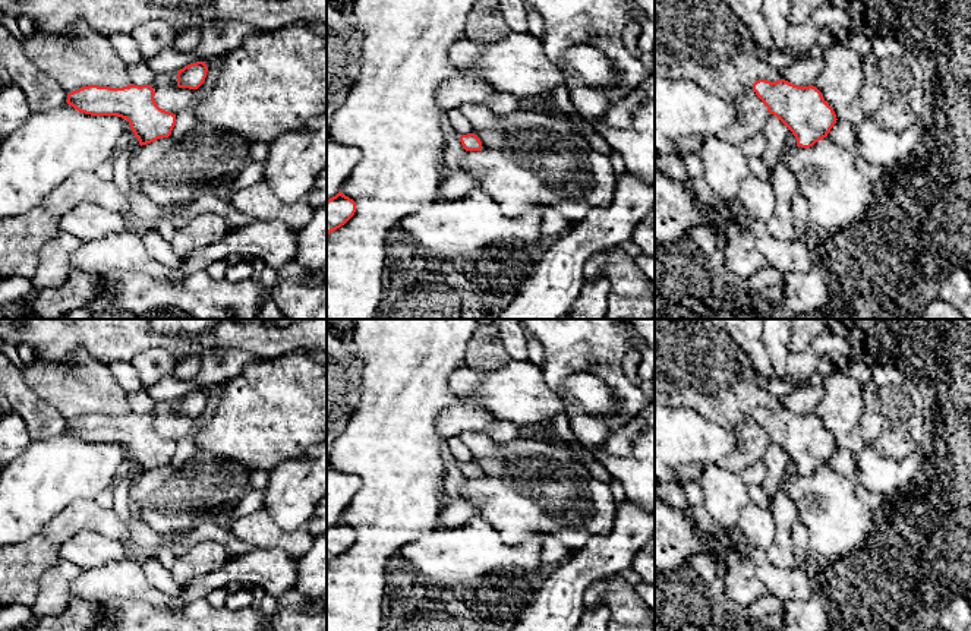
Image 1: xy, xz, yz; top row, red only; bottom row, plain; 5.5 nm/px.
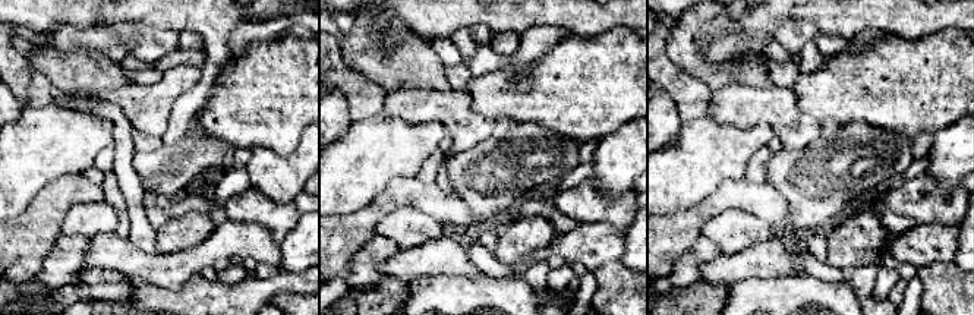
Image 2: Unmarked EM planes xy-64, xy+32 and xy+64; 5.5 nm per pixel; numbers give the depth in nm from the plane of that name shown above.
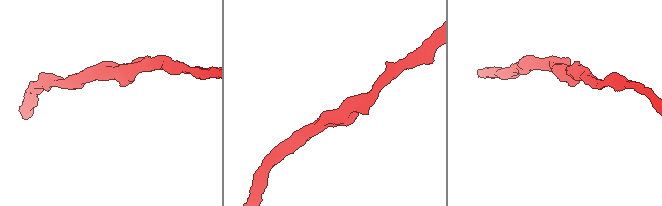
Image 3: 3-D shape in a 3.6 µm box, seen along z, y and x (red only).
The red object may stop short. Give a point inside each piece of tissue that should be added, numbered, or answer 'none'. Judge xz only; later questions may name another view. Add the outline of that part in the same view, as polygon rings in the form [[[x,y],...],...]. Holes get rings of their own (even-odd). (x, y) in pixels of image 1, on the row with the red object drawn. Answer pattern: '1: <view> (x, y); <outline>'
none

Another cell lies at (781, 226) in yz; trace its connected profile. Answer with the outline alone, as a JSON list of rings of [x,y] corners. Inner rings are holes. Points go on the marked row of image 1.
[[[782,157],[772,171],[772,186],[776,195],[776,208],[773,217],[766,223],[767,233],[779,240],[795,242],[800,237],[794,228],[791,202],[798,192],[797,179]]]

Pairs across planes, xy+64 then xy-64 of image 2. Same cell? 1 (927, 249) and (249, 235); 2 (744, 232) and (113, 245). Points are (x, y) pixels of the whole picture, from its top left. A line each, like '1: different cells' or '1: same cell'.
1: same cell
2: different cells

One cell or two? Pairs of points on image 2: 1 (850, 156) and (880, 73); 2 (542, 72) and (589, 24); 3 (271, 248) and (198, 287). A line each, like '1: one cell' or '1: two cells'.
1: two cells
2: two cells
3: two cells

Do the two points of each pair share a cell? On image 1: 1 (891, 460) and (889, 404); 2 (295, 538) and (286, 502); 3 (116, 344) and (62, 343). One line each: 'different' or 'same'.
1: same
2: different
3: same

